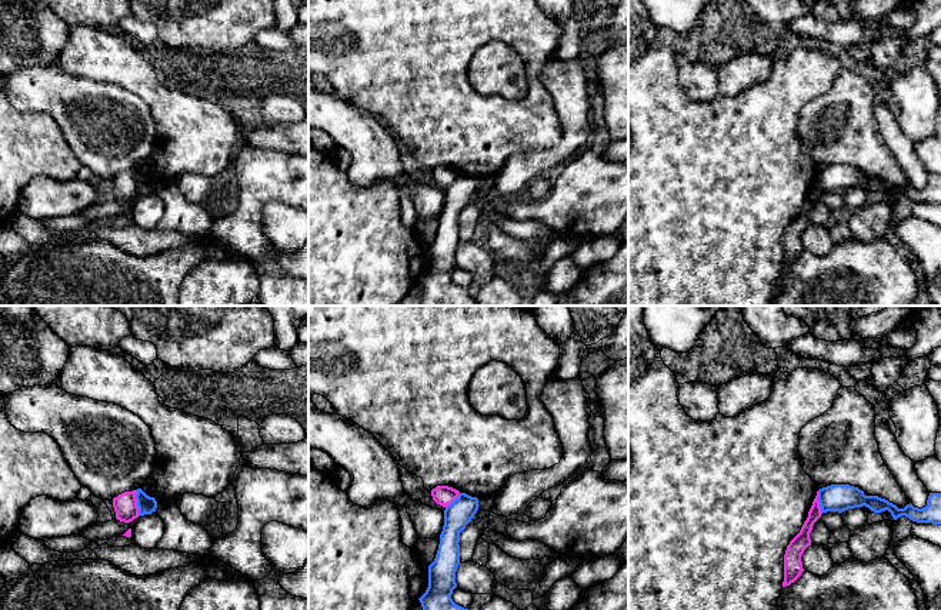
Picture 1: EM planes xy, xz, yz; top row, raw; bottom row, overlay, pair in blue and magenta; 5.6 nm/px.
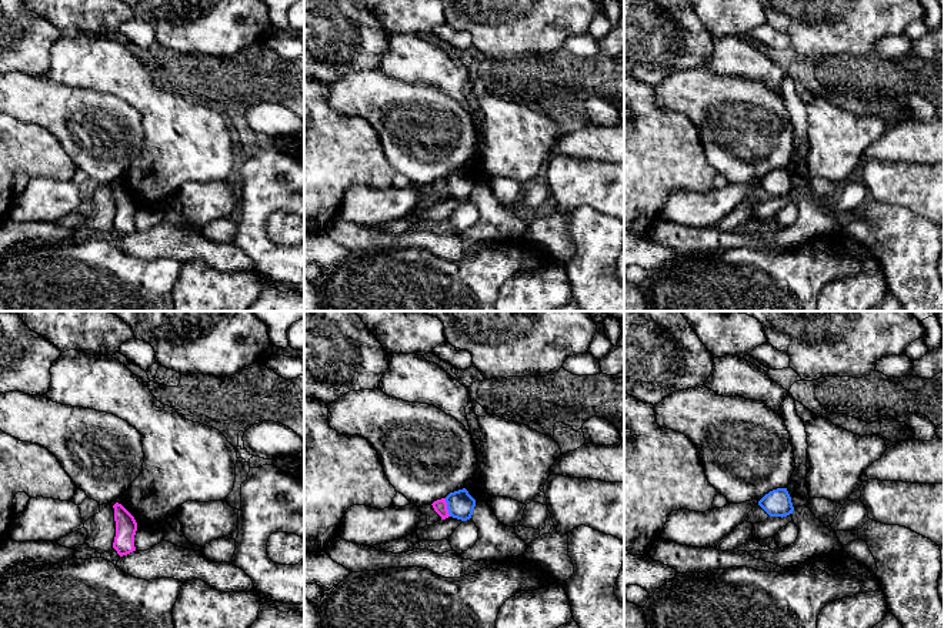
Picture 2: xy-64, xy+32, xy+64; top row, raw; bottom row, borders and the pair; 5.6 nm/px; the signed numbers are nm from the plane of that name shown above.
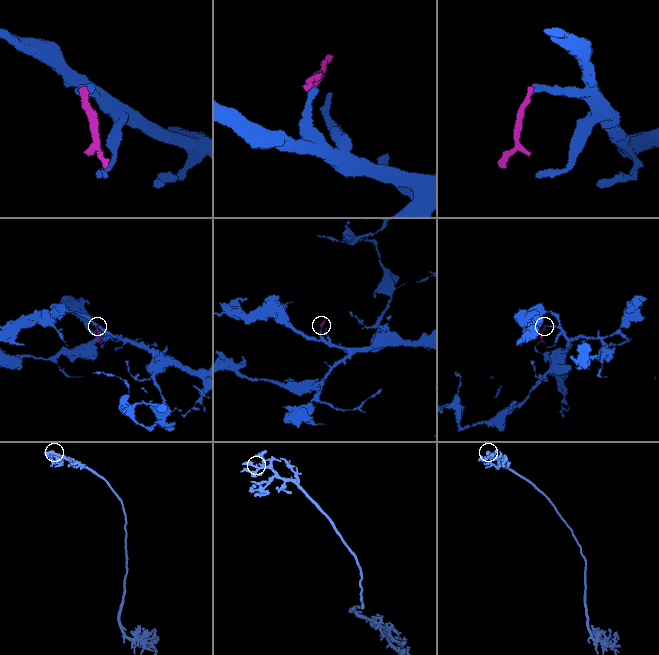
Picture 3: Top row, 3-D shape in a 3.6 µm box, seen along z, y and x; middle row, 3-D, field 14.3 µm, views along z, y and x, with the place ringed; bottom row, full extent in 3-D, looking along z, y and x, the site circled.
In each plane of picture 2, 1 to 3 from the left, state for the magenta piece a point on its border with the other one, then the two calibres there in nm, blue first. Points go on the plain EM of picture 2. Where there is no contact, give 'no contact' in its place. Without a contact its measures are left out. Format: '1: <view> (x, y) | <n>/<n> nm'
1: no contact
2: xy+32 (447, 187) | 160/80 nm
3: no contact

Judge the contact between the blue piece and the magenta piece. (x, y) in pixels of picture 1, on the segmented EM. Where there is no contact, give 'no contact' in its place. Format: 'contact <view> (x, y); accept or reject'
contact xy (137, 503); reject

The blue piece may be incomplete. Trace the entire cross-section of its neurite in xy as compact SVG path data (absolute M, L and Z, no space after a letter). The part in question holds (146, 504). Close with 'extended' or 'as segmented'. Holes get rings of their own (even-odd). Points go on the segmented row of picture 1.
M137 489L136 494L139 514L151 514L157 509L157 501L154 497L147 496L141 489Z; as segmented

